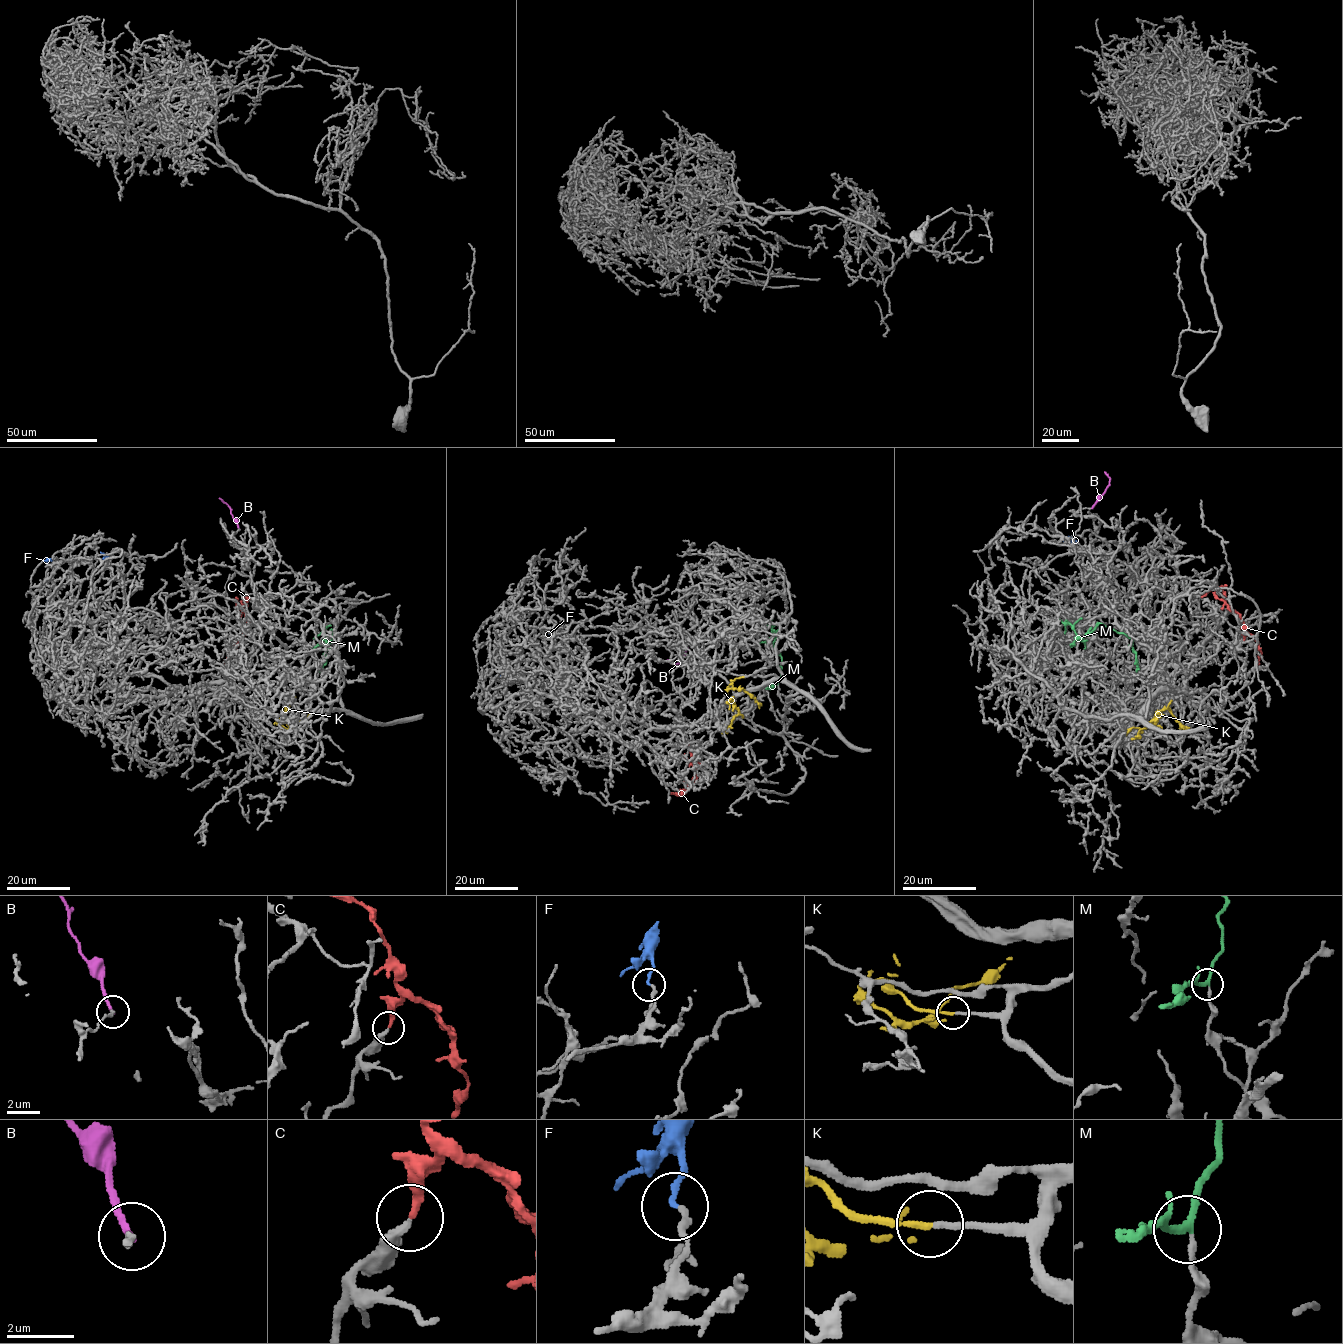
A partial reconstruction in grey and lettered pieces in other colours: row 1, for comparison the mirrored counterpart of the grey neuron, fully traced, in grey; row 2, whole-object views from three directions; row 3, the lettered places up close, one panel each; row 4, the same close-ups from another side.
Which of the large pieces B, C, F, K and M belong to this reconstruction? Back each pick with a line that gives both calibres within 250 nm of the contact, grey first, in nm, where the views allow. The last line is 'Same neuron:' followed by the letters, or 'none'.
C: calibres 420 and 280 nm
K: calibres 200 and 200 nm
M: calibres 190 and 170 nm
Same neuron: C, K, M

